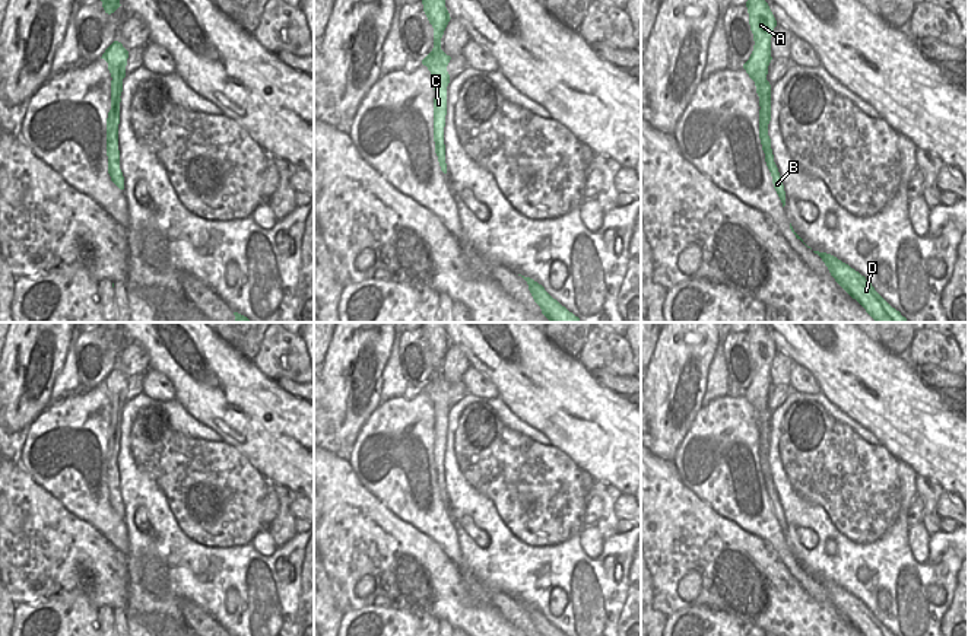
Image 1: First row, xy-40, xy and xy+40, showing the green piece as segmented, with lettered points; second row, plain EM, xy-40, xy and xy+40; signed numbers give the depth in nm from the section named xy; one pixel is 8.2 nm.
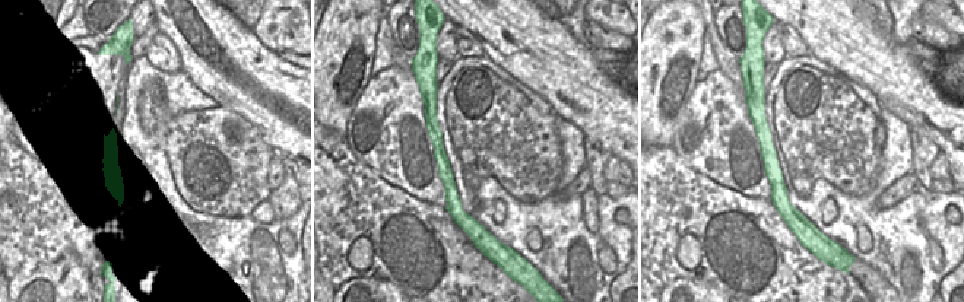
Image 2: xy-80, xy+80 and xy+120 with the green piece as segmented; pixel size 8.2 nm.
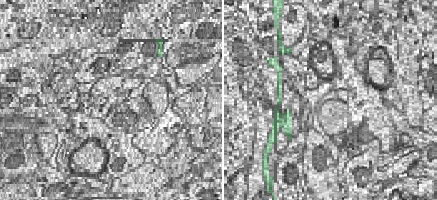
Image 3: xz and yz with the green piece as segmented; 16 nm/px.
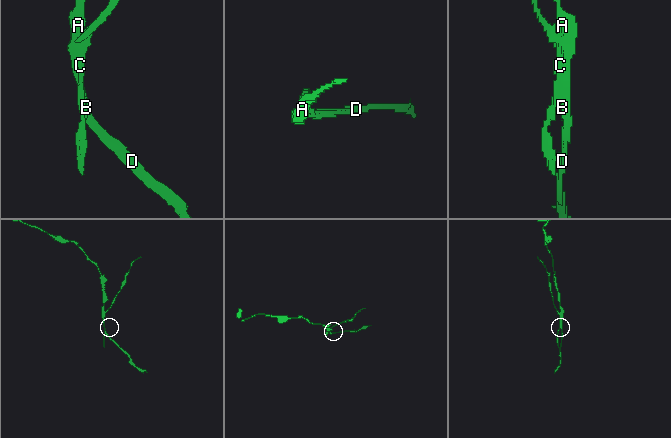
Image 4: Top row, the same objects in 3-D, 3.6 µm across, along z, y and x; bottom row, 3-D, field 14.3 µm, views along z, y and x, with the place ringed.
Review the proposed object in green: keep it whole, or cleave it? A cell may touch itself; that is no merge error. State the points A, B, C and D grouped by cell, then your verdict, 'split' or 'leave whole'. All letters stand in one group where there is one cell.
A B D / C; split

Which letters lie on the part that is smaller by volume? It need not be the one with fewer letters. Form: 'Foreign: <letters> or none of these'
Foreign: C

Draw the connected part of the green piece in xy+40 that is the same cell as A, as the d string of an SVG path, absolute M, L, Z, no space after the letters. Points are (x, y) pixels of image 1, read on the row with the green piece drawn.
M748 0L749 25L753 34L753 51L743 69L755 82L756 93L759 96L759 117L762 115L762 90L767 83L768 66L771 57L771 36L777 26L777 20L765 0Z

